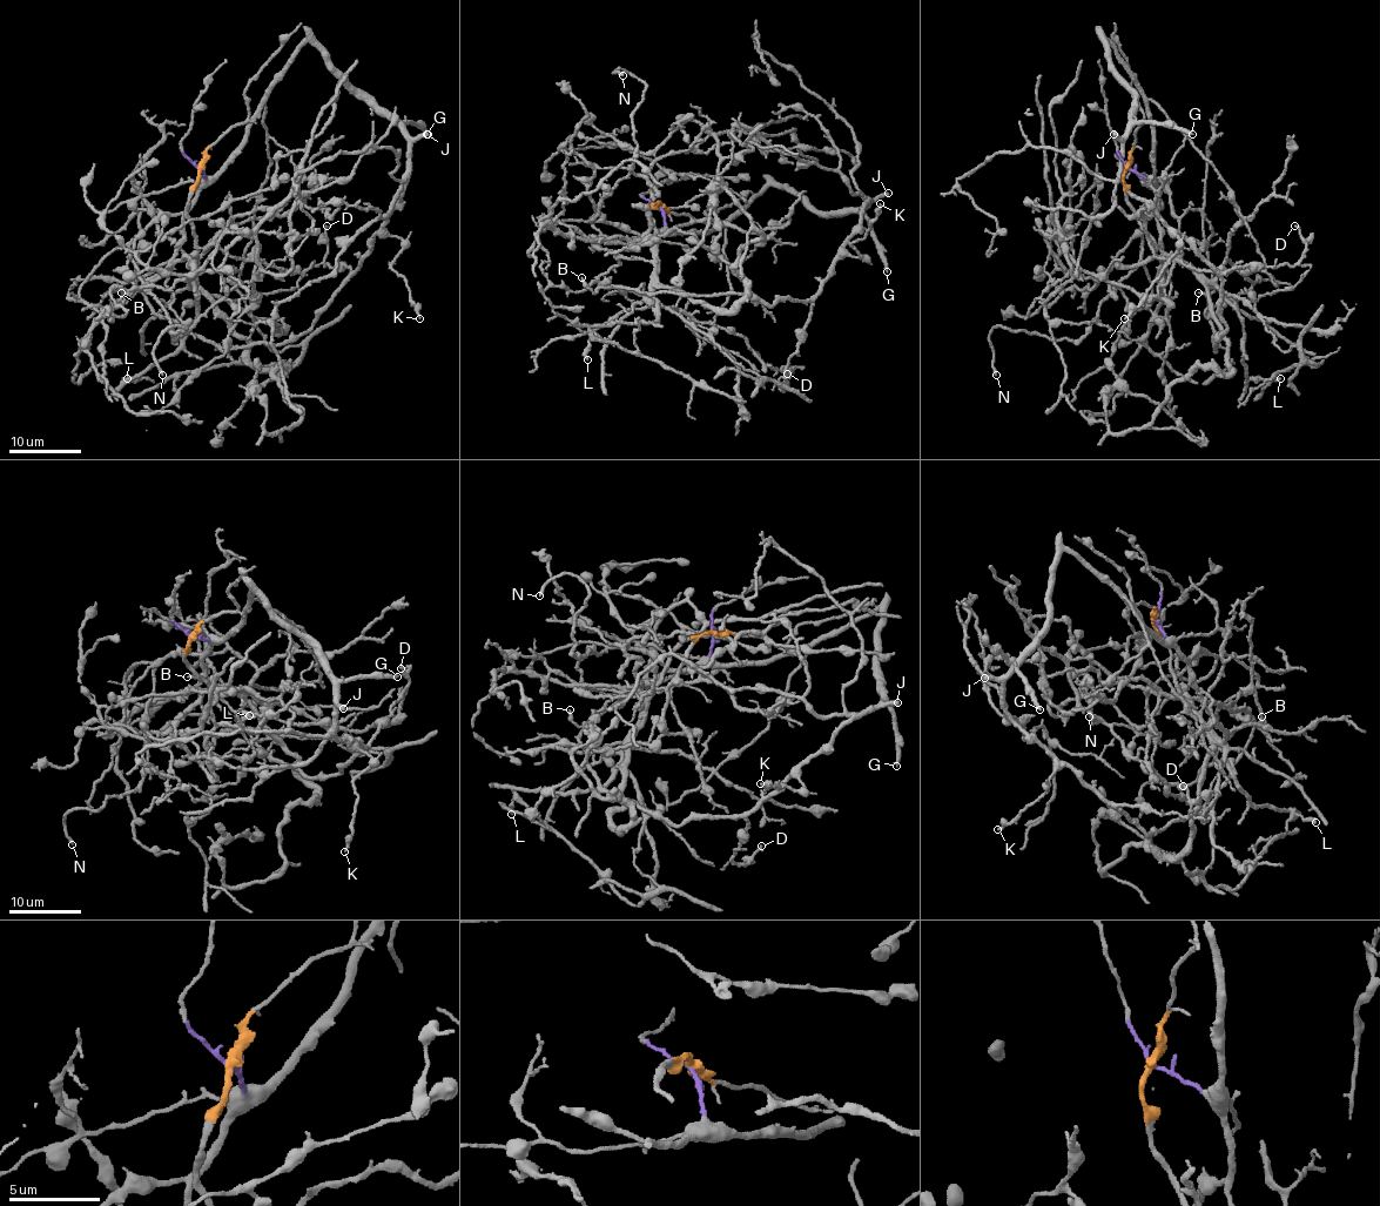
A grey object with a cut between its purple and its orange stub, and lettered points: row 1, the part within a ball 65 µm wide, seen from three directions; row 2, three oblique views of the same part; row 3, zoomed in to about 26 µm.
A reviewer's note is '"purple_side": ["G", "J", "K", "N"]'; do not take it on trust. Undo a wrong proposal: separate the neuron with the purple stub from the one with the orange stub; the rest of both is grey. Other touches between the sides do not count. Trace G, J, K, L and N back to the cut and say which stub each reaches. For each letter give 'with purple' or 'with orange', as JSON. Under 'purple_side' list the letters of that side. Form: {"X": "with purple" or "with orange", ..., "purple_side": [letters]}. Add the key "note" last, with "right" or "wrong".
{"G": "with purple", "J": "with purple", "K": "with purple", "L": "with orange", "N": "with purple", "purple_side": ["G", "J", "K", "N"], "note": "right"}

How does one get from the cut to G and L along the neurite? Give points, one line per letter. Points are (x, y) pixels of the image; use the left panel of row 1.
G: (199, 168), (204, 176), (214, 176), (246, 133), (275, 75), (307, 41), (359, 91), (426, 133)
L: (199, 168), (187, 216), (197, 249), (192, 288), (195, 291), (195, 318), (188, 335), (172, 354), (127, 378)

